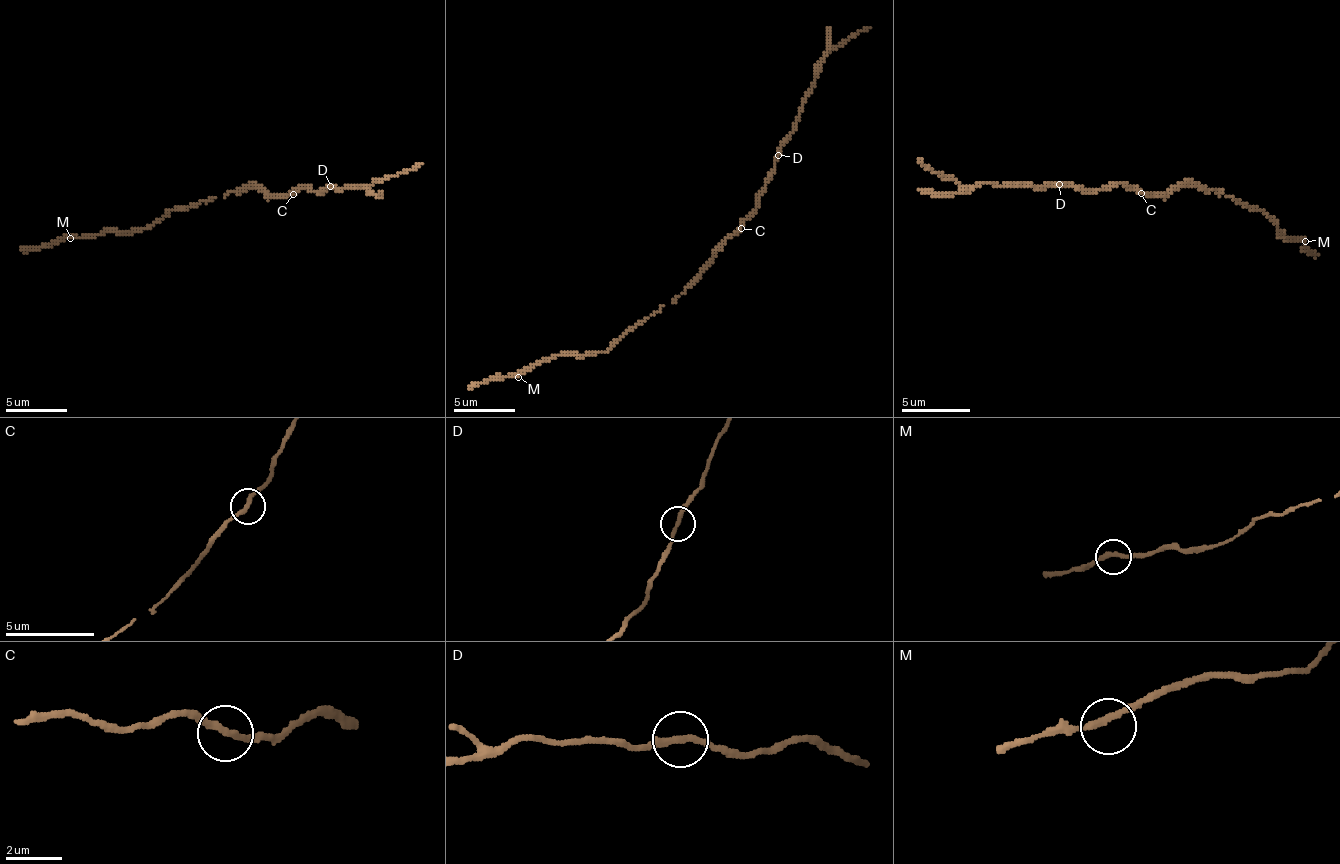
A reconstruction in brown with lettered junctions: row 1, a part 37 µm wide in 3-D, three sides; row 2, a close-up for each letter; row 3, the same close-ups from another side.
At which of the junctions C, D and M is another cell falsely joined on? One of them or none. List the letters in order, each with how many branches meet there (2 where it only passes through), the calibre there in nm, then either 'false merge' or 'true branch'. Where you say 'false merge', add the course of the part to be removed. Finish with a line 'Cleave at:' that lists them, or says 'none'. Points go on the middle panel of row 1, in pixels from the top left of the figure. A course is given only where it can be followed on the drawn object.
C: branches 2; calibre 240 nm; true branch
D: branches 2; calibre 240 nm; true branch
M: branches 2; calibre 240 nm; true branch
Cleave at: none

